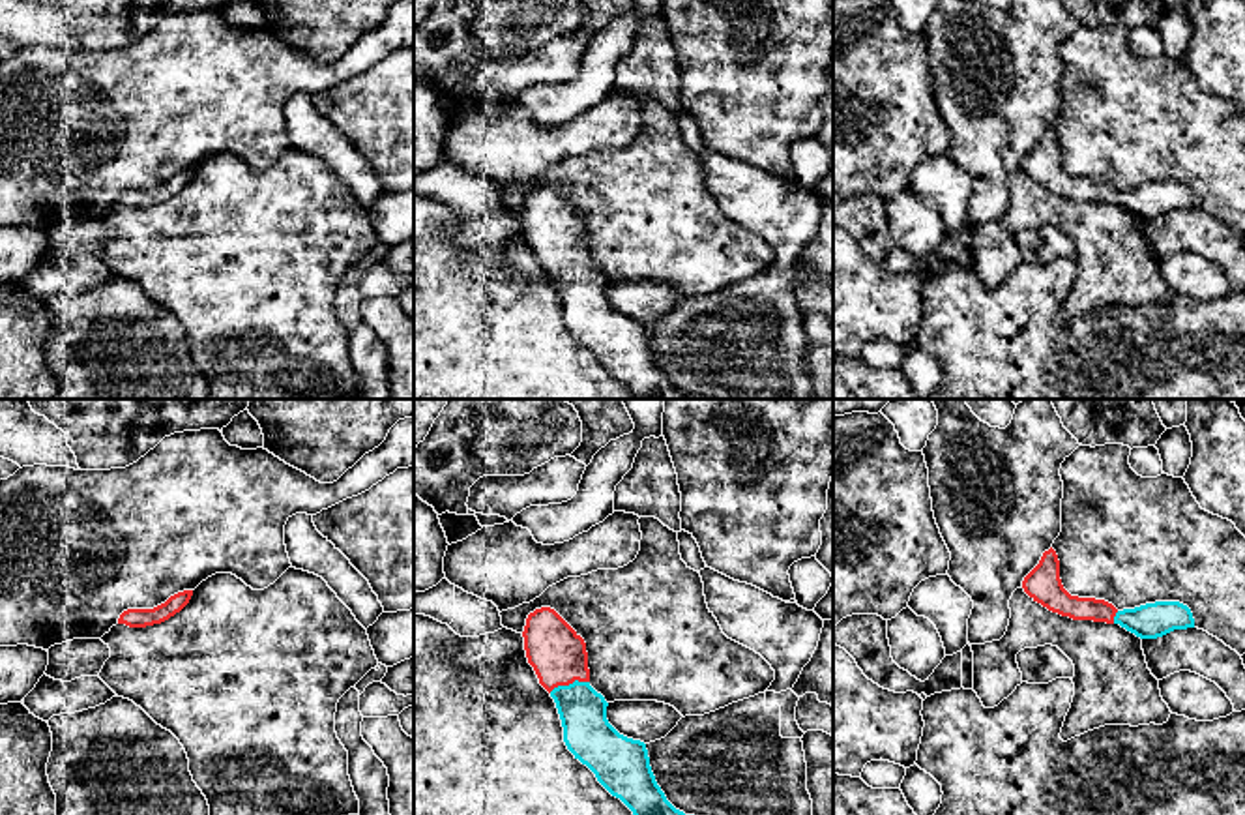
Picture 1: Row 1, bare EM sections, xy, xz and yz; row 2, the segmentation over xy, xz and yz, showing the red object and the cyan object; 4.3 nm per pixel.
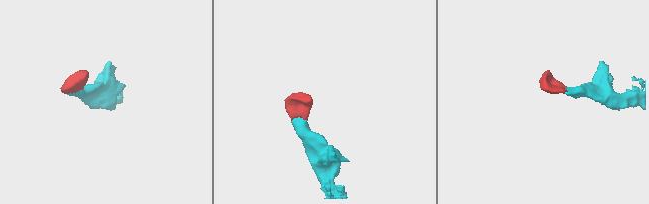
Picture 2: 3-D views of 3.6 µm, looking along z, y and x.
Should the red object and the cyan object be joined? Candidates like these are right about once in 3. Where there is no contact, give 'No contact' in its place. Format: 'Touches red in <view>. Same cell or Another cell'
Touches red in xz. Same cell

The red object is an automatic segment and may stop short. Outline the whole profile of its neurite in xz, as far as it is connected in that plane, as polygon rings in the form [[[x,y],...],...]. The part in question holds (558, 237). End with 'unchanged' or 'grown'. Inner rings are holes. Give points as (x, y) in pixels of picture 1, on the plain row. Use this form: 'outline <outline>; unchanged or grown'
outline [[[554,189],[530,193],[522,217],[528,244],[556,283],[567,330],[635,399],[710,399],[676,390],[655,362],[646,324],[608,304],[608,283],[590,266],[586,223]]]; grown

